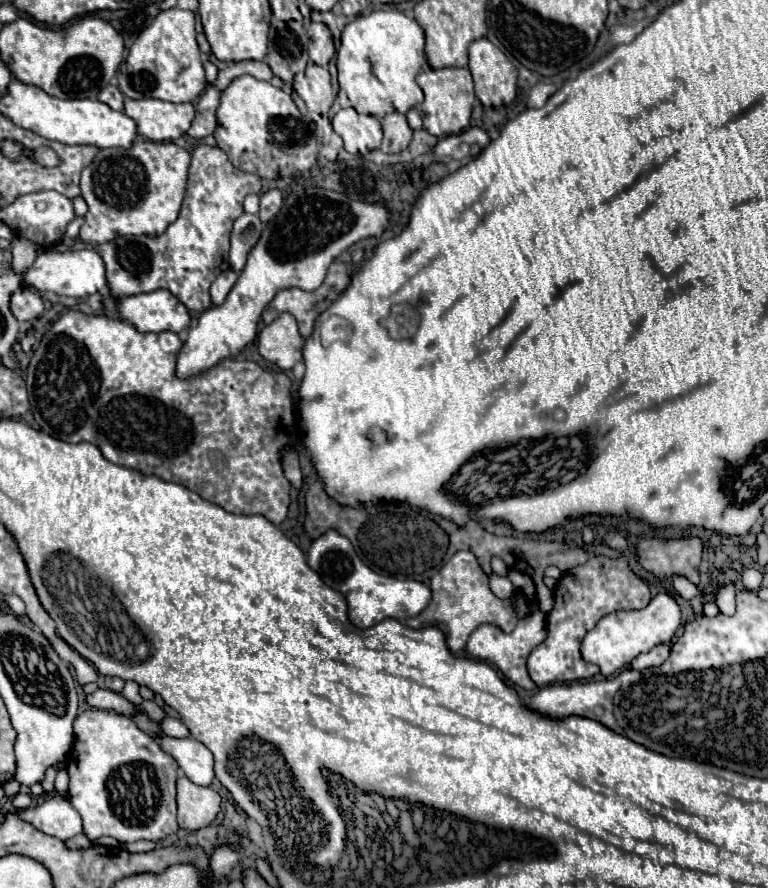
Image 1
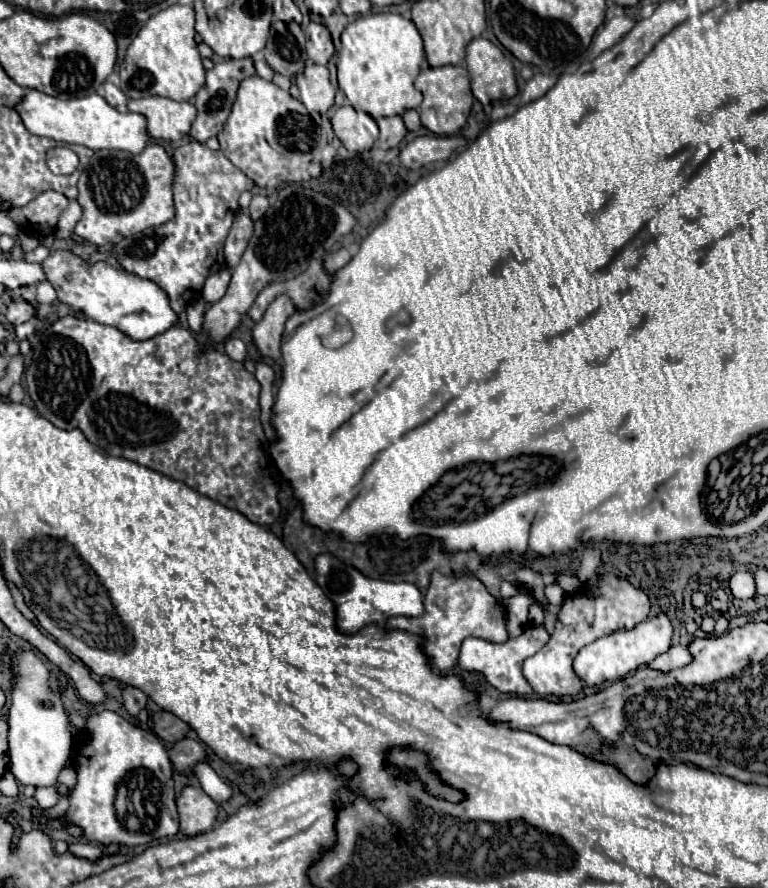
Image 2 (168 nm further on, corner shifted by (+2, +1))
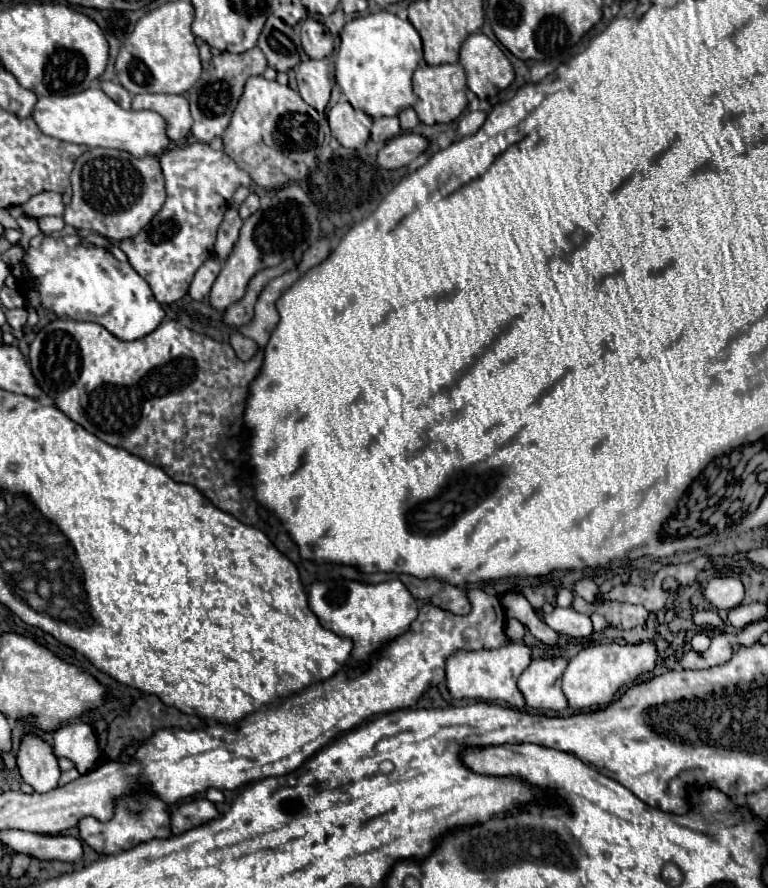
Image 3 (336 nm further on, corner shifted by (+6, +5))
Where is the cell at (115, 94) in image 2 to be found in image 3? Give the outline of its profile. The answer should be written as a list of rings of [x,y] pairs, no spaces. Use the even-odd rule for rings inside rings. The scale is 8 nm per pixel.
[[[103,81],[103,83],[101,83],[101,89],[103,89],[115,103],[119,103],[123,109],[129,109],[129,107],[131,107],[131,93],[129,93],[123,85],[119,85],[119,83],[115,83],[115,81]]]

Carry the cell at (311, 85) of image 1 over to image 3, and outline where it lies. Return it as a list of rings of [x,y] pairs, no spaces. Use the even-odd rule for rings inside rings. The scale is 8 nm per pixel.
[[[313,59],[301,61],[297,69],[297,87],[299,87],[299,95],[303,97],[303,101],[315,107],[319,113],[323,113],[331,95],[327,63],[313,61]]]

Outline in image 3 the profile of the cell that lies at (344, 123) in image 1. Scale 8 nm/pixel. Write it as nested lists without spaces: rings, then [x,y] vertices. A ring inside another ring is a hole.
[[[339,101],[327,114],[331,135],[347,149],[357,149],[367,143],[369,129],[355,117],[355,109],[347,101]]]

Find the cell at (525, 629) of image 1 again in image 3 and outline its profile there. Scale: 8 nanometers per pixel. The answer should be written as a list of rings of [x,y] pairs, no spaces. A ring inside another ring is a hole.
[[[509,643],[491,651],[457,651],[447,659],[447,689],[453,699],[479,699],[503,703],[525,711],[525,699],[517,689],[517,679],[531,663],[531,649],[527,645]]]

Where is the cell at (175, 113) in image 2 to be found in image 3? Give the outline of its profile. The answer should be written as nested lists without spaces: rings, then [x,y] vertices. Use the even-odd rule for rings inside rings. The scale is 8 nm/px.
[[[135,95],[133,109],[151,109],[163,115],[167,121],[167,135],[177,145],[181,145],[187,139],[193,125],[189,103],[183,95]]]

